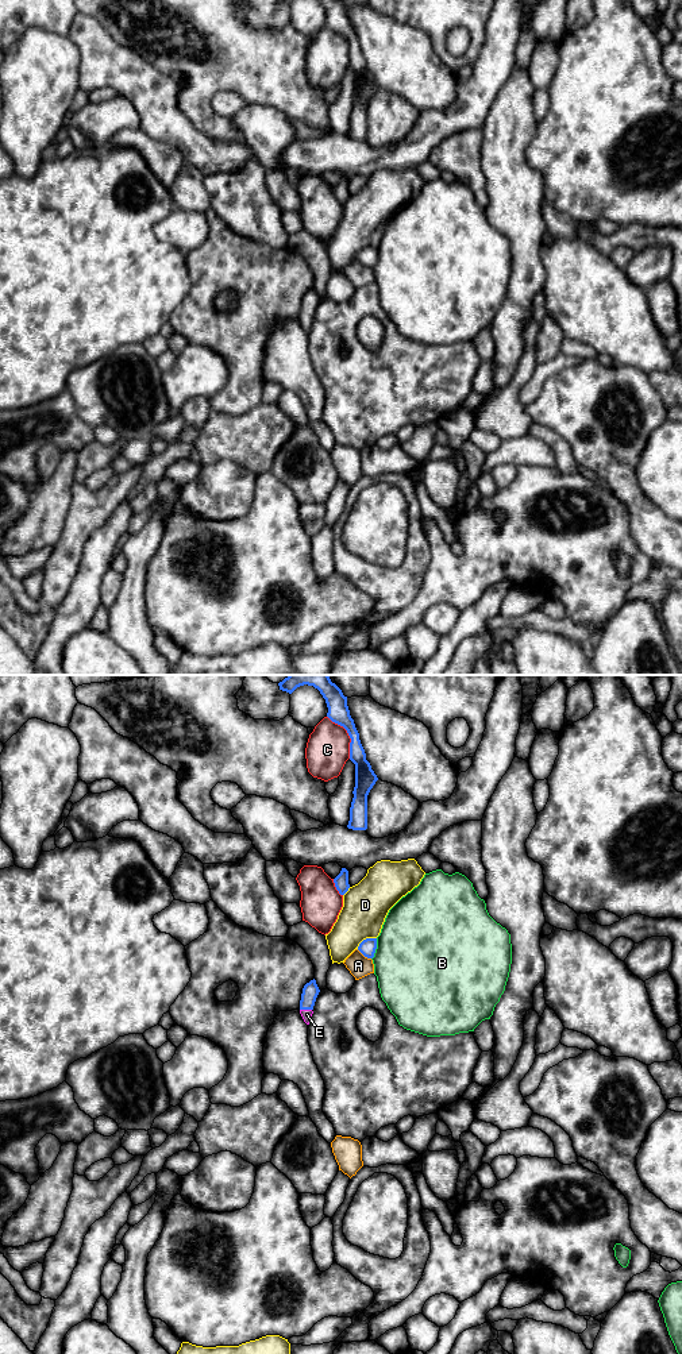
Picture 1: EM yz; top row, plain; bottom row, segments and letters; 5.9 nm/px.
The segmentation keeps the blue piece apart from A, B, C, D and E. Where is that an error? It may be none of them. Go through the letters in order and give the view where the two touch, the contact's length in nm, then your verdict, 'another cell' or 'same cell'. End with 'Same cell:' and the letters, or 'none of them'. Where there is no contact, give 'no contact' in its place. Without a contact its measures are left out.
A: yz | 110 nm | another cell
B: yz | 130 nm | another cell
C: yz | 300 nm | another cell
D: yz | 140 nm | another cell
E: yz | 70 nm | same cell
Same cell: E

